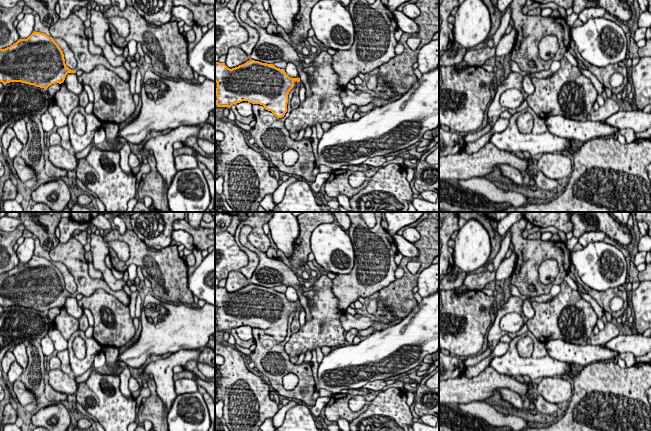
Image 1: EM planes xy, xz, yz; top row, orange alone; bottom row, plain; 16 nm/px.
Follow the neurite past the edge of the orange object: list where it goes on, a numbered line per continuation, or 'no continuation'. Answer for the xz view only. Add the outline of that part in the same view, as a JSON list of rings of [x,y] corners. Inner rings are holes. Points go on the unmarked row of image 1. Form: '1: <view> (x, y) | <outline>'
1: xz (295, 325) | [[[294,305],[295,316],[291,323],[291,332],[292,333],[296,333],[300,329],[300,322],[299,322],[300,308],[301,308],[301,305],[300,306]]]

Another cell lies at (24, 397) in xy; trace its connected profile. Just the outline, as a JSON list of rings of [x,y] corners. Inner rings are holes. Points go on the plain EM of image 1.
[[[20,378],[13,383],[13,390],[17,397],[17,402],[23,407],[32,404],[36,397],[25,387]]]

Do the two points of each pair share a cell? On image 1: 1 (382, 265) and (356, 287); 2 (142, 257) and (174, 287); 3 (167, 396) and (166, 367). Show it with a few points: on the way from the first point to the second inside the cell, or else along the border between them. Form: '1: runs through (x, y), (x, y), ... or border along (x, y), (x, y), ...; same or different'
1: runs through (376, 268), (362, 281); same
2: runs through (150, 263), (166, 279); same
3: runs through (166, 389), (166, 374); same

